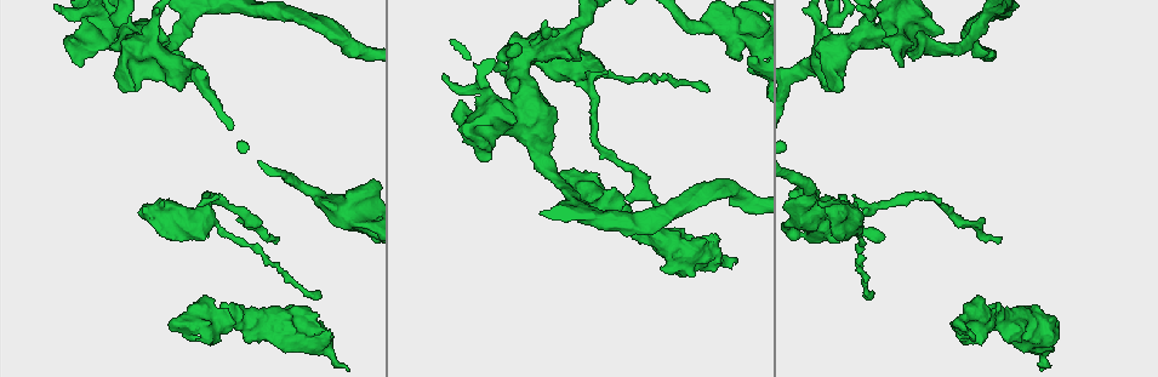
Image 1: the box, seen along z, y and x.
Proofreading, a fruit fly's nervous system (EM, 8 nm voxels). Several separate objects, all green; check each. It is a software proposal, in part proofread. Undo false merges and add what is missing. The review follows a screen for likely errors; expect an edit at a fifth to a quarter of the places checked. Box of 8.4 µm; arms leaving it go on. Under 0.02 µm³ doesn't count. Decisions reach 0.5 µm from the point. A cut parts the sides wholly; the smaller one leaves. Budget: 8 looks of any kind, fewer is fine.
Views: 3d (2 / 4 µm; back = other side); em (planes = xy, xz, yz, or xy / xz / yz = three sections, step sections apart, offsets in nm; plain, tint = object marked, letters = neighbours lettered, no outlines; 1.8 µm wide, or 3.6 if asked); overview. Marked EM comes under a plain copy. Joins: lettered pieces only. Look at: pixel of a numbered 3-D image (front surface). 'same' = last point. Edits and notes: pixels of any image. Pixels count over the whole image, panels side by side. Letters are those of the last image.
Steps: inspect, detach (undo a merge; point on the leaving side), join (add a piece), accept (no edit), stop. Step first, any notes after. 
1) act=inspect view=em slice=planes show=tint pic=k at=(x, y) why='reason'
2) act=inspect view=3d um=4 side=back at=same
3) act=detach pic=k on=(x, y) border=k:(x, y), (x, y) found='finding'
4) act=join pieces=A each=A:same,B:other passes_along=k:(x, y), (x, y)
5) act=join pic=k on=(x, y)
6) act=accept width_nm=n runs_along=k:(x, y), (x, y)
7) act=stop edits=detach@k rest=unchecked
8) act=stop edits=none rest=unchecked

act=inspect view=em slice=yz step=16 show=letters pic=1 at=(240, 304) why='stops while still wide'

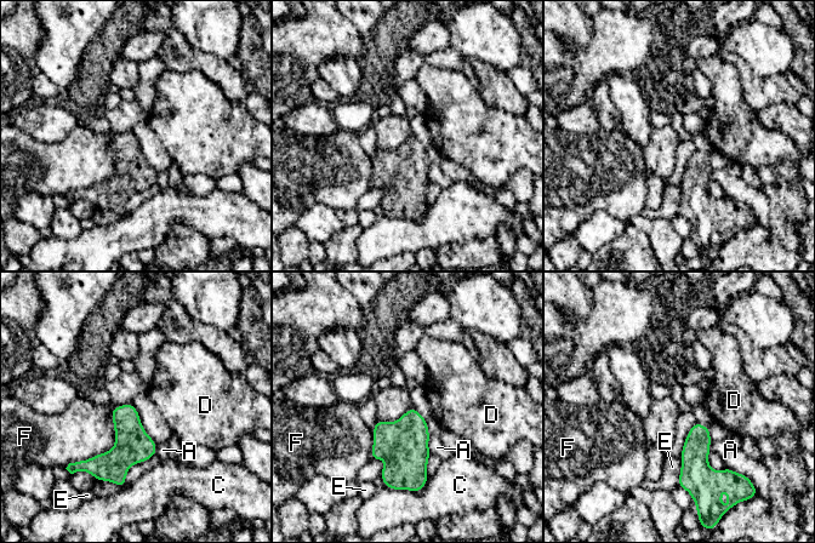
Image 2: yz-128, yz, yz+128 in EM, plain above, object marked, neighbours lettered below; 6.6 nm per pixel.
act=accept each=A:other,C:other,D:other,E:other,F:other border=2:(426, 421), (428, 451), (431, 453) found='none of them fits'

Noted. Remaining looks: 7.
act=inspect view=em slice=xz step=16 show=letters pic=1 at=(326, 331) why='free end'

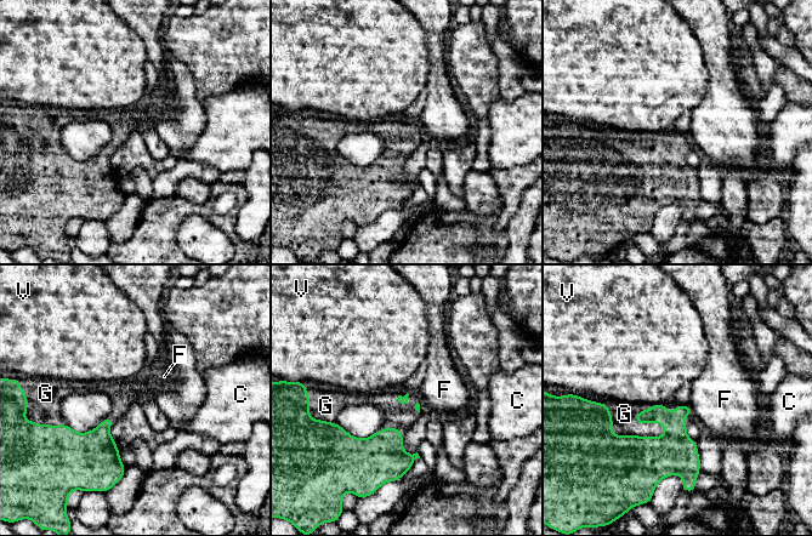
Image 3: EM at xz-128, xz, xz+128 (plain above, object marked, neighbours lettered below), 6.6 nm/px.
act=inspect view=em slice=planes show=letters at=same why='cut it another way'

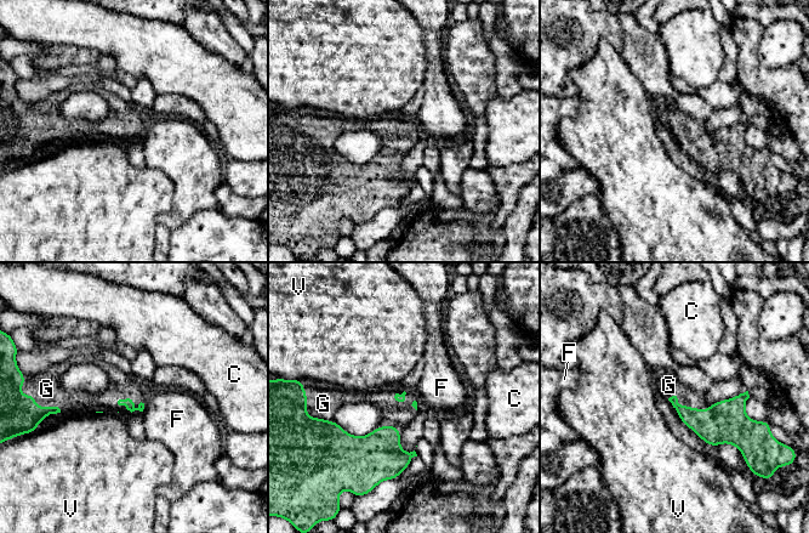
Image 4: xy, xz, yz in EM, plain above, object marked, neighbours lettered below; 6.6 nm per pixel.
act=join pieces=G longest_contact=G:190nm each=C:other,F:other,G:same,V:other found='it goes on there'

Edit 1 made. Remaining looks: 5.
act=inspect view=overview why='redraw'

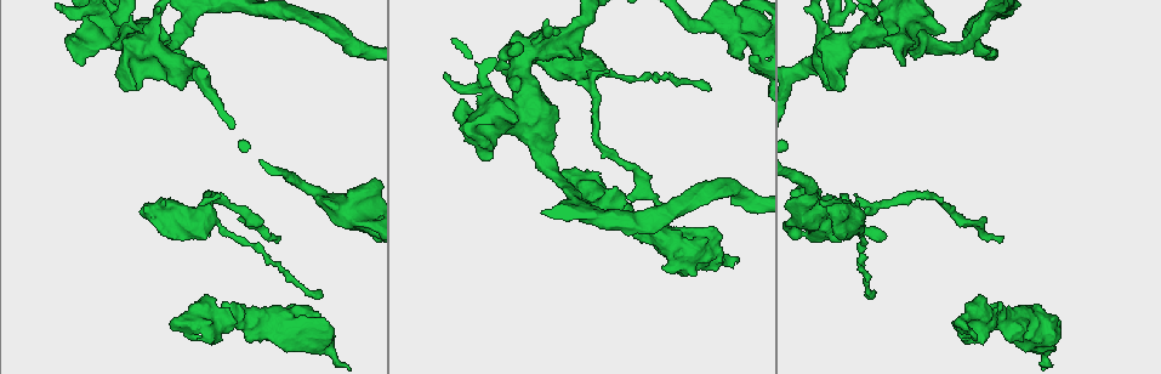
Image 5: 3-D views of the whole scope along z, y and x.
act=inspect view=3d um=2 pic=5 at=(751, 68) why='branch stops here'

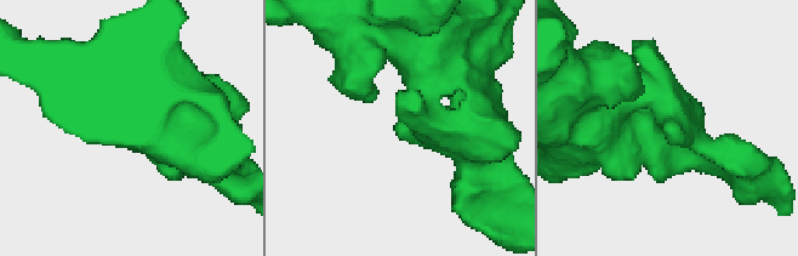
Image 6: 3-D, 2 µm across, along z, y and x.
act=inspect view=em slice=planes show=letters pic=6 at=(393, 125) why='now the EM'

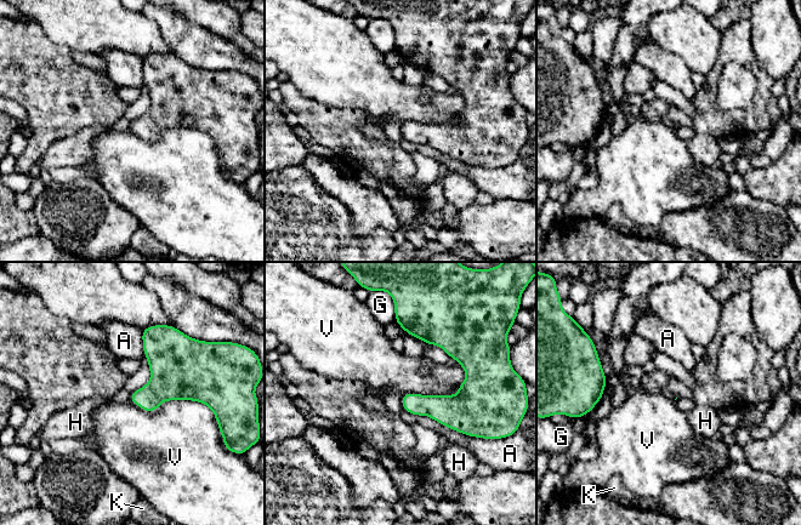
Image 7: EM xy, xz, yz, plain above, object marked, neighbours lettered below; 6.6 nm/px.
act=accept longest_contact=V:550nm each=A:other,G:other,H:other,K:other,V:other found='none of them fits'

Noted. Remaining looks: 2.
act=inspect view=3d um=4 pic=5 at=(918, 18) why='thick turns thin'

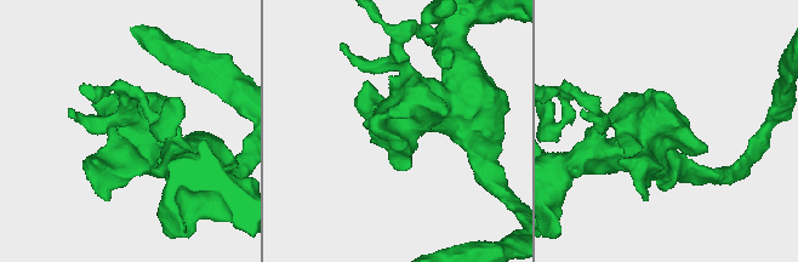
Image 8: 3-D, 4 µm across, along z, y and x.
act=inspect view=em um=3.6 slice=planes show=letters pic=8 at=(401, 128)

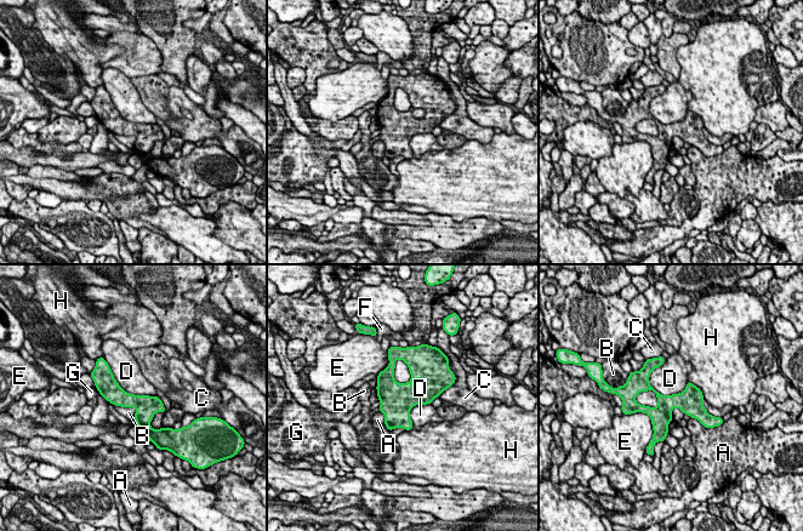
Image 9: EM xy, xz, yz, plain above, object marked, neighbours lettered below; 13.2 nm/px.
act=accept each=A:other,B:other,C:other,D:other,E:other,F:other,G:other,H:other found='one cell here'

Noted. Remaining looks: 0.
act=stop edits=join@4 rest=unchecked

